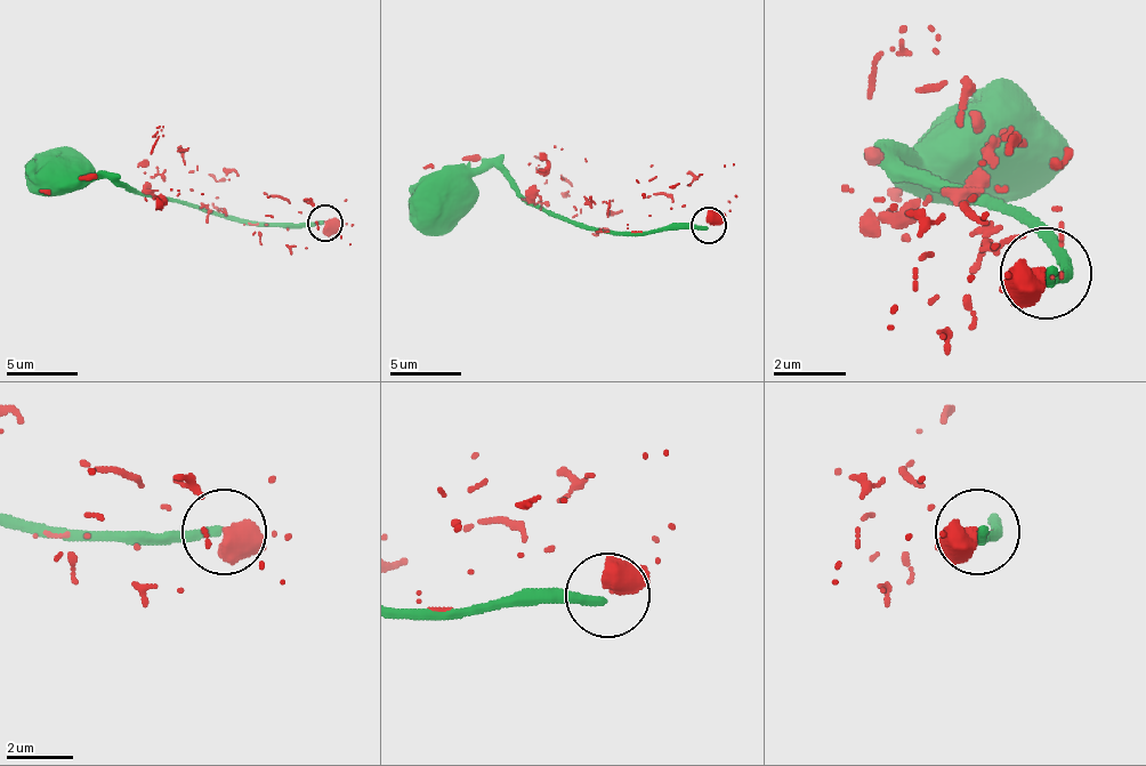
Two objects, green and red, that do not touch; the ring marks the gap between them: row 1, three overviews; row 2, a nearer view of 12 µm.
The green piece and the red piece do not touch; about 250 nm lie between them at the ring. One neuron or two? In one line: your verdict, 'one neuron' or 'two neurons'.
two neurons

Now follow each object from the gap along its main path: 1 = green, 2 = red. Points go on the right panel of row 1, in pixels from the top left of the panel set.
1: (1046, 275), (1064, 275), (1055, 248), (1000, 211), (936, 193), (900, 156), (973, 175), (982, 147)
2: (1046, 275), (1000, 248), (1000, 284), (1064, 275), (1000, 257), (927, 202), (881, 230), (881, 156), (900, 193)

